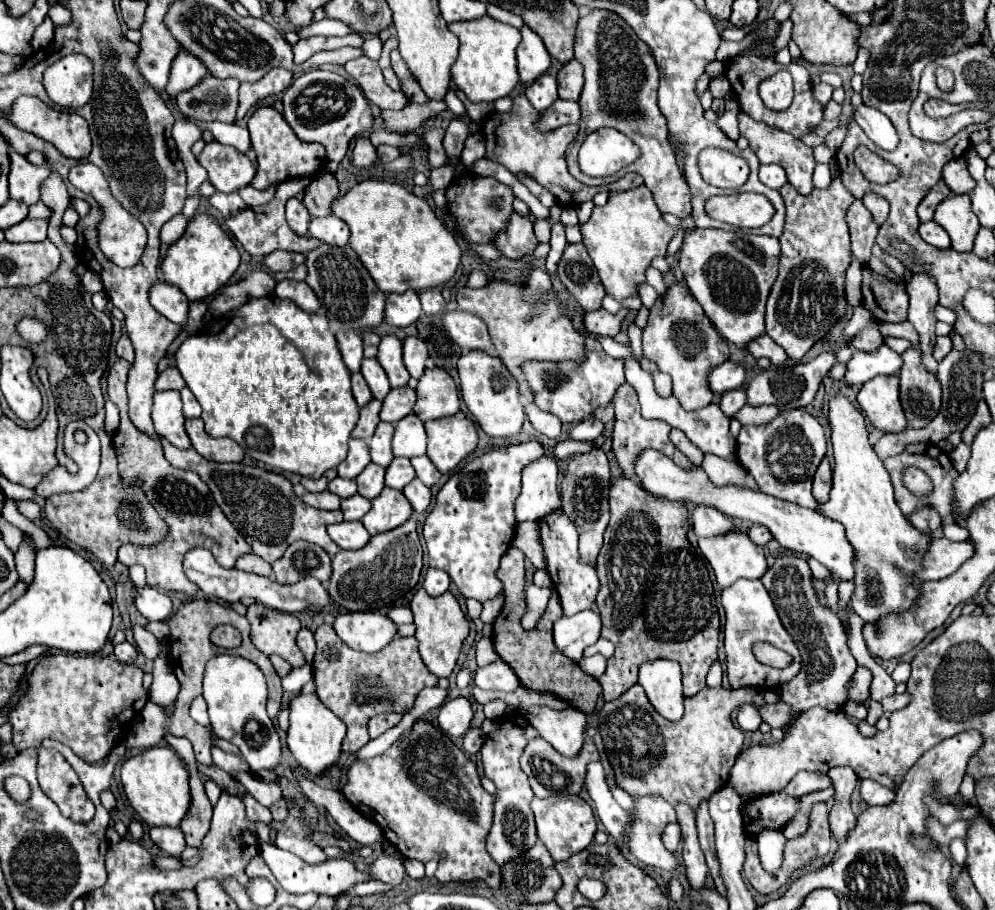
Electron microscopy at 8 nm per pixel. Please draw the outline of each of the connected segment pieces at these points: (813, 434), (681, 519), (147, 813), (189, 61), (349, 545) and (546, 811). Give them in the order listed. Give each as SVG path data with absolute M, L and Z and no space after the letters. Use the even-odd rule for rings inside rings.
M783 410L767 424L743 426L737 438L737 456L741 466L755 478L765 494L805 508L817 506L817 500L811 494L811 480L825 456L825 432L809 412Z
M617 476L609 488L609 512L611 520L605 530L605 544L597 558L597 576L601 582L597 594L597 606L603 620L601 636L615 644L615 654L607 662L607 672L599 678L603 686L603 698L615 700L627 688L637 684L639 666L651 660L667 658L675 660L683 672L685 696L697 694L705 686L705 676L711 664L717 660L719 646L719 612L715 606L713 584L705 566L703 556L687 540L689 532L689 510L685 502L653 500L635 482L625 476ZM619 598L631 598L619 604Z
M157 746L149 748L133 758L127 758L121 764L121 782L129 804L149 826L179 826L191 804L189 772L175 754L173 748Z
M181 50L181 54L177 56L177 62L173 62L169 84L165 90L171 98L175 98L181 90L187 90L187 88L193 88L195 84L199 84L203 76L207 76L207 68L201 66L201 60L197 60L189 52Z
M341 522L327 528L331 540L343 550L359 550L369 542L369 532L361 522Z
M549 796L545 800L535 798L531 808L537 822L537 836L543 840L555 862L567 860L571 854L581 852L591 844L595 836L595 814L581 796Z

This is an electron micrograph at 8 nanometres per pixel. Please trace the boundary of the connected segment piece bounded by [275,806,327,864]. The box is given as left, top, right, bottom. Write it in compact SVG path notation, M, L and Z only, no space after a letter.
M297 806L289 808L289 820L285 824L275 822L279 834L277 834L277 846L281 850L289 850L293 854L297 854L299 858L303 858L305 862L311 864L323 864L327 860L327 856L323 854L321 848L313 846L307 840L309 830L303 826L303 812Z

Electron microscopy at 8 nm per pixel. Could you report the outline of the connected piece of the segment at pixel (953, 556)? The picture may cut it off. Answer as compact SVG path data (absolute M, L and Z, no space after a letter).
M947 538L929 540L927 552L923 554L921 568L917 570L917 580L941 580L959 570L959 566L973 556L973 546L969 542L951 542Z

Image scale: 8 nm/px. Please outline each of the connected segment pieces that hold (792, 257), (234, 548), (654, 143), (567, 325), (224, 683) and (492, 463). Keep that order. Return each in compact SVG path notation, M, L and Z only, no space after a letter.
M833 178L831 186L825 190L813 190L809 196L799 194L791 184L785 184L779 194L783 196L787 214L785 214L785 226L783 234L779 236L781 242L781 260L779 260L779 276L771 288L769 300L767 300L767 316L765 316L765 332L779 344L787 356L795 362L799 362L809 348L827 336L829 328L845 314L845 292L843 292L843 280L845 270L851 260L851 248L849 248L849 228L845 224L845 212L853 204L853 196L845 192L839 178Z
M117 358L109 370L109 376L107 376L109 400L121 412L121 426L119 426L117 434L113 436L113 446L115 446L117 460L119 460L119 472L125 480L135 480L135 478L143 480L143 488L145 488L151 504L157 508L161 518L169 524L169 536L163 544L153 546L153 548L123 544L117 551L117 561L127 568L141 564L147 572L147 584L153 588L167 590L167 592L181 592L187 596L197 596L199 588L187 578L183 569L183 556L191 548L205 548L205 550L213 552L217 562L225 568L235 566L237 556L249 552L251 548L243 540L243 536L231 526L231 522L225 518L225 514L219 510L207 484L191 470L173 468L165 460L161 446L133 426L133 422L127 416L127 392L125 392L127 372L129 372L129 364L125 360Z
M591 10L587 16L579 18L575 36L575 58L585 68L585 86L579 98L581 130L567 148L567 164L571 174L573 170L579 170L577 152L581 140L585 140L585 136L597 128L611 126L625 136L631 136L631 140L639 146L641 154L633 164L619 170L617 174L605 176L603 180L607 180L609 184L621 178L625 172L637 172L645 178L645 186L653 192L655 204L661 212L669 212L681 220L687 218L691 214L691 191L675 164L667 120L657 106L659 70L647 44L643 44L635 36L635 32L629 30L629 26L613 12Z
M491 280L489 286L479 288L479 290L469 290L467 286L461 286L455 290L455 300L459 310L469 312L479 316L491 334L493 346L497 356L501 356L503 364L509 368L509 372L513 372L519 380L519 392L523 394L523 398L527 402L531 402L531 394L527 390L527 384L519 372L519 364L525 360L549 360L549 362L557 362L557 360L583 360L583 336L579 336L573 330L571 320L565 316L561 316L559 312L559 302L557 296L551 292L541 294L541 312L539 316L531 314L537 312L535 304L527 304L523 300L523 284L515 284L509 280Z
M221 654L207 662L203 678L203 698L209 706L213 734L233 742L253 772L273 770L279 764L281 742L265 712L267 684L263 672L247 658Z
M537 440L511 444L505 450L485 452L473 458L463 472L453 474L439 490L435 508L423 524L429 566L445 570L465 598L487 602L505 594L495 572L515 534L513 500L521 490L521 468L543 454L545 450Z

